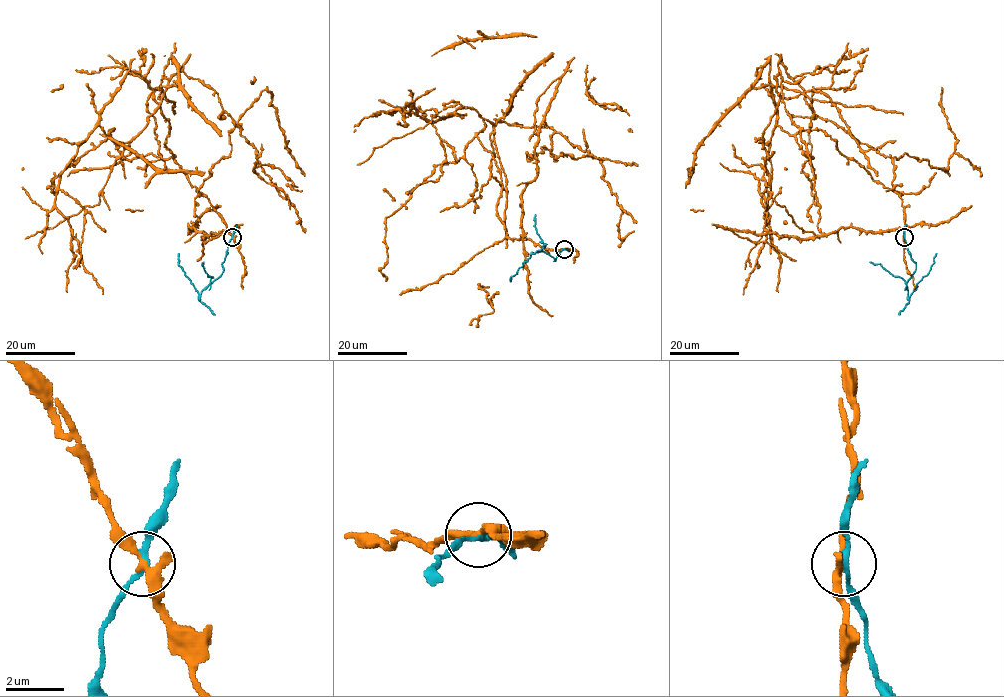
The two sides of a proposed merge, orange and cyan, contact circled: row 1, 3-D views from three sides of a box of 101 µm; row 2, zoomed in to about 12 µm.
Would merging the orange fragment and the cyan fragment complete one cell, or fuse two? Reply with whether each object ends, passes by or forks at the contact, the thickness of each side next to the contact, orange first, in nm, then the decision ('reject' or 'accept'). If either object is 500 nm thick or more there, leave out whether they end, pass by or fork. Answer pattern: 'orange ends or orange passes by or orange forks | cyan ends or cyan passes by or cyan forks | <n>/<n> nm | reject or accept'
orange passes by | cyan passes by | 280/160 nm | reject

